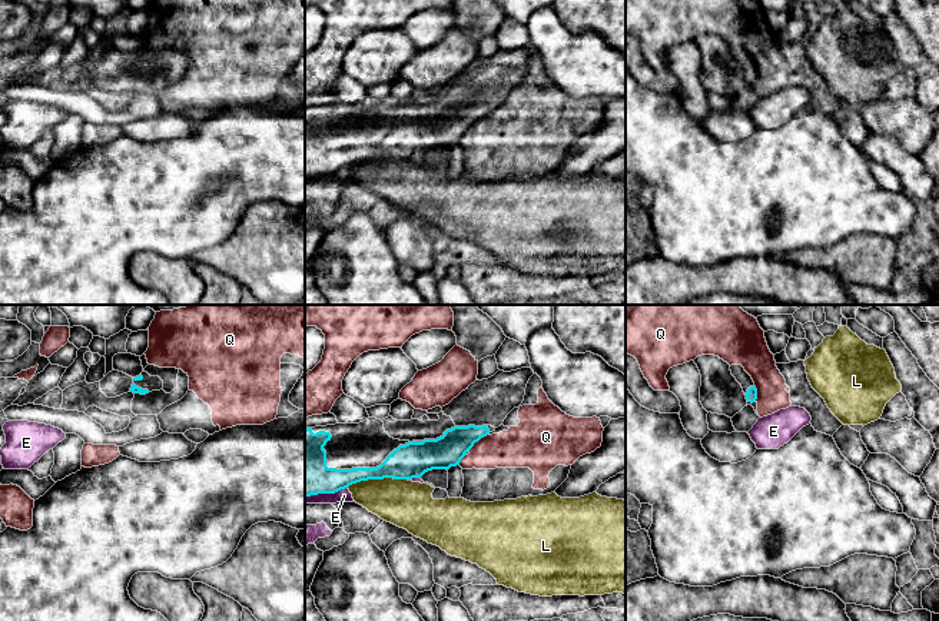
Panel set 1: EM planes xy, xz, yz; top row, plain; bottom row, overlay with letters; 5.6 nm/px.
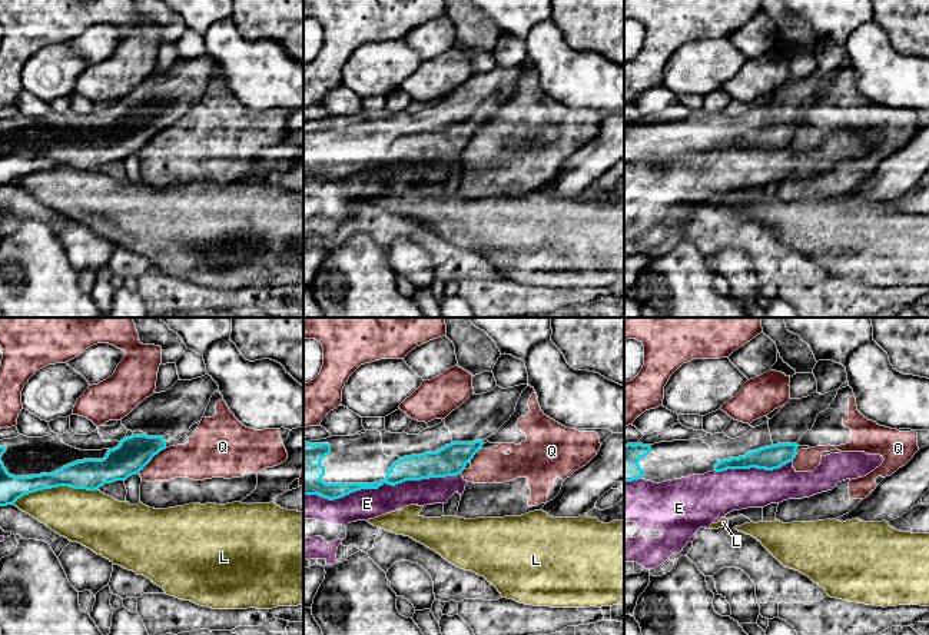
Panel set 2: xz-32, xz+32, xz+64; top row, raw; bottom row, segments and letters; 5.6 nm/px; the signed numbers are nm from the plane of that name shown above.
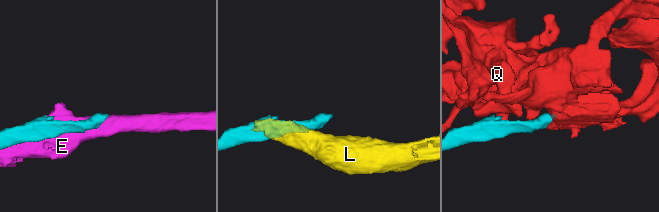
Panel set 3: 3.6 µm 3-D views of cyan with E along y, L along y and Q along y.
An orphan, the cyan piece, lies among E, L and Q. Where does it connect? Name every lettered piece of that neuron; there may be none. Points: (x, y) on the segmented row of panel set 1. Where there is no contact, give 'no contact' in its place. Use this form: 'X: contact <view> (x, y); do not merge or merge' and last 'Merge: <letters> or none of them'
E: contact xz (325, 492); do not merge
L: contact xz (377, 478); do not merge
Q: contact xz (477, 441); do not merge
Merge: none of them

